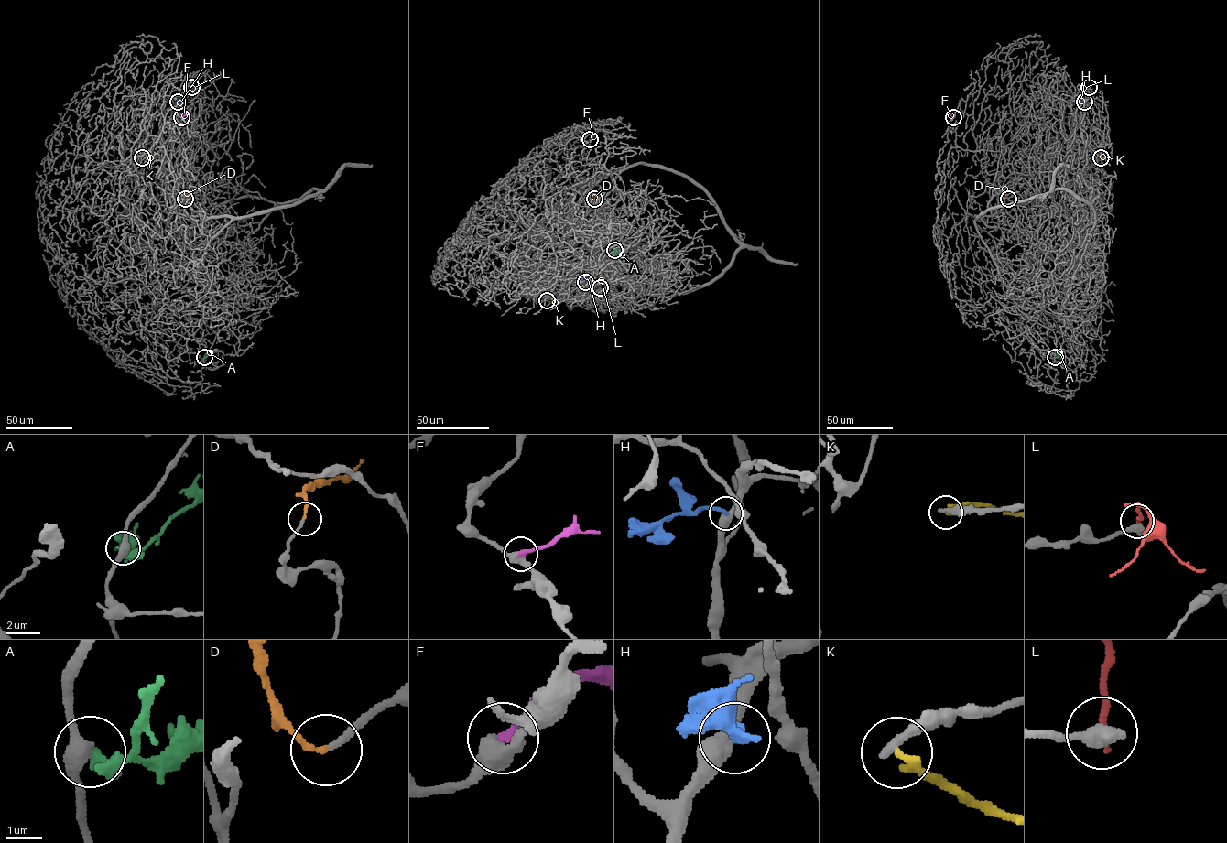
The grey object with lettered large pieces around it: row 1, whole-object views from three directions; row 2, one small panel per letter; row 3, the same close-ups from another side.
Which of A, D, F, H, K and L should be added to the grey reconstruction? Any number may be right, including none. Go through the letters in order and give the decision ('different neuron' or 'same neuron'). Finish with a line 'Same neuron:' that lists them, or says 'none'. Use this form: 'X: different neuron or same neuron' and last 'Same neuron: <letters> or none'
A: different neuron
D: same neuron
F: same neuron
H: different neuron
K: different neuron
L: different neuron
Same neuron: D, F

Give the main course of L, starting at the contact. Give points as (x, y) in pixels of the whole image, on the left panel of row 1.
L: (191, 87), (186, 99)

